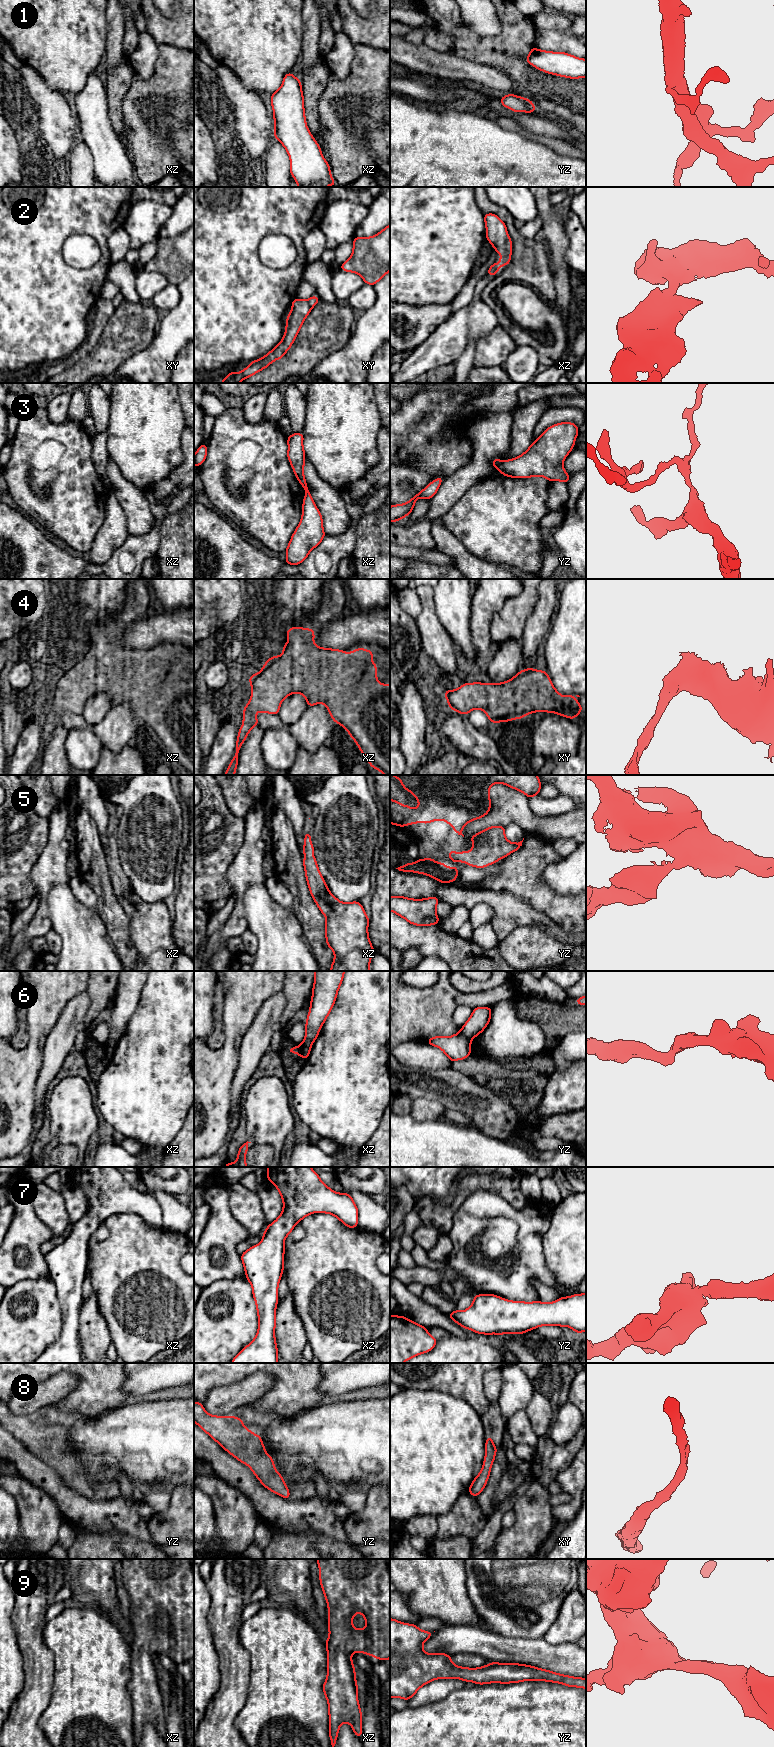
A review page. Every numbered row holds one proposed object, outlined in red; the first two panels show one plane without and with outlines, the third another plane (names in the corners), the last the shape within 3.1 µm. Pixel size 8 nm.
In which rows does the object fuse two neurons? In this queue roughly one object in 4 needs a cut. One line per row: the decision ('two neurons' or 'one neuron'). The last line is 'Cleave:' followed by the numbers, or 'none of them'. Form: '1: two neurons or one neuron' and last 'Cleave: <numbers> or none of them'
1: one neuron
2: one neuron
3: two neurons
4: one neuron
5: one neuron
6: two neurons
7: one neuron
8: one neuron
9: one neuron
Cleave: 3, 6

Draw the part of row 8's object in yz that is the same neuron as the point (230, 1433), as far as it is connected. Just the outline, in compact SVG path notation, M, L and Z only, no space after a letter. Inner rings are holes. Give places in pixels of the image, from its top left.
M194 1401L194 1422L224 1450L243 1464L249 1466L264 1487L285 1499L290 1498L289 1489L282 1475L275 1470L273 1458L267 1454L259 1433L255 1436L253 1431L248 1430L244 1426L241 1418L210 1415L205 1411L202 1403Z

